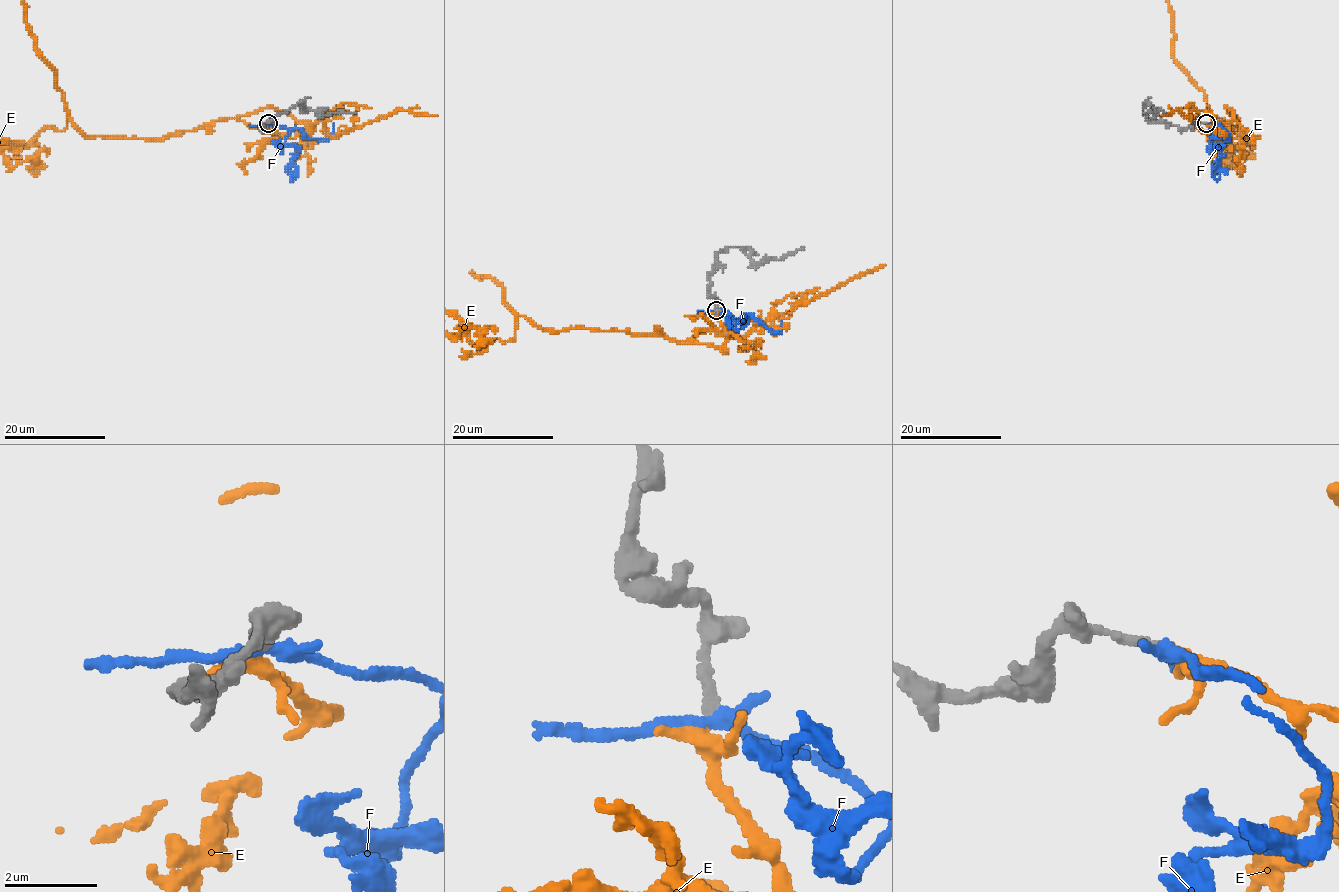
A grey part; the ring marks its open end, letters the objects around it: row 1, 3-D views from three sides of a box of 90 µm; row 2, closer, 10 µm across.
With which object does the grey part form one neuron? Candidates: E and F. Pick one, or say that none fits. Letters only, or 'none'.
E

